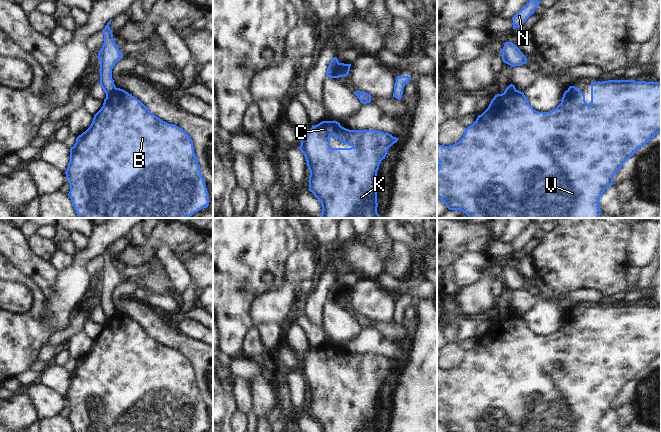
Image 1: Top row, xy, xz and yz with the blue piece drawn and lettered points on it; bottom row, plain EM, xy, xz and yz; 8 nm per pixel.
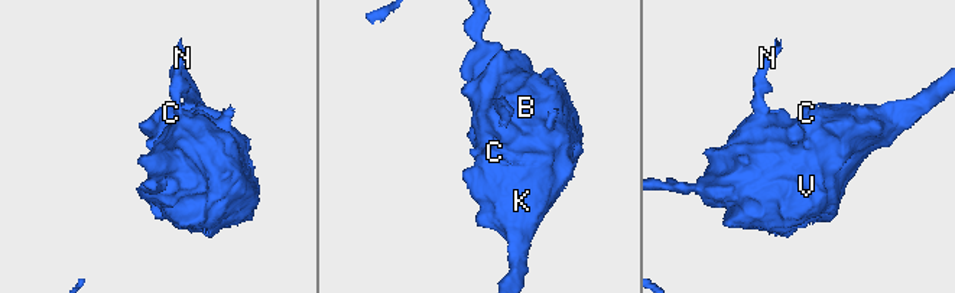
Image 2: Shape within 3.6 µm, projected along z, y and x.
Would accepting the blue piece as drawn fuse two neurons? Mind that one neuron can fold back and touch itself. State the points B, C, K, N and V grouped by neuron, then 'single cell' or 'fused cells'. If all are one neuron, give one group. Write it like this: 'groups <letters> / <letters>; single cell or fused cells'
groups B C K V / N; fused cells

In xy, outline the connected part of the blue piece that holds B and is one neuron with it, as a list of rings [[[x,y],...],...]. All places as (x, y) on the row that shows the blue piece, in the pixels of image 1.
[[[115,88],[111,94],[106,95],[103,106],[94,115],[90,127],[76,138],[76,143],[70,148],[70,161],[65,174],[70,184],[68,196],[78,218],[189,218],[199,210],[207,208],[208,191],[193,145],[191,137],[183,129],[161,120],[152,114],[140,100],[123,89]]]

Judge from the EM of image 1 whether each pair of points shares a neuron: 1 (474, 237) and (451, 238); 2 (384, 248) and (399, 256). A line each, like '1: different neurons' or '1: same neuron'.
1: same neuron
2: different neurons

